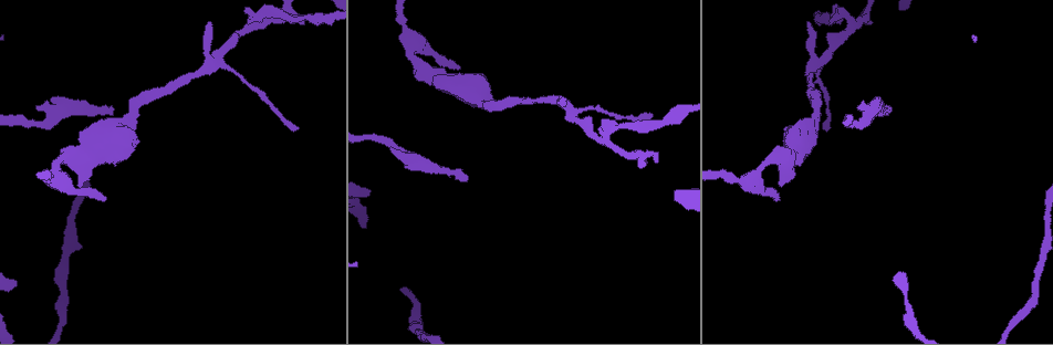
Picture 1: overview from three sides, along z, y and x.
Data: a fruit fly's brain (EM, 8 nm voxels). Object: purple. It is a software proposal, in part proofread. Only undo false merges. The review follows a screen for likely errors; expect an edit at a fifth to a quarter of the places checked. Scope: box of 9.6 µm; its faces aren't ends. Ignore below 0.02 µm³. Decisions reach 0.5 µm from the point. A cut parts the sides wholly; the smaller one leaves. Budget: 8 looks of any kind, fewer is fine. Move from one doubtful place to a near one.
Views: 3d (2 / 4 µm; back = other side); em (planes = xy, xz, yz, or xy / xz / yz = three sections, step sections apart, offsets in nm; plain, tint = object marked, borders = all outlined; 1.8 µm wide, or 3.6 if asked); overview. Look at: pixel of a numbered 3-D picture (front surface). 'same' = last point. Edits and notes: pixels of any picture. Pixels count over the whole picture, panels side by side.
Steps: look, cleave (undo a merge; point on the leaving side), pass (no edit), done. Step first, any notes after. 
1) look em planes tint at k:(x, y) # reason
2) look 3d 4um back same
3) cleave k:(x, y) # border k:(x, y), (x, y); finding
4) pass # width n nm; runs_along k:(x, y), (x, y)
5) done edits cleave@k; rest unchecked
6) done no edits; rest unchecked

look 3d 2um at 1:(434, 53) # thick turns thin

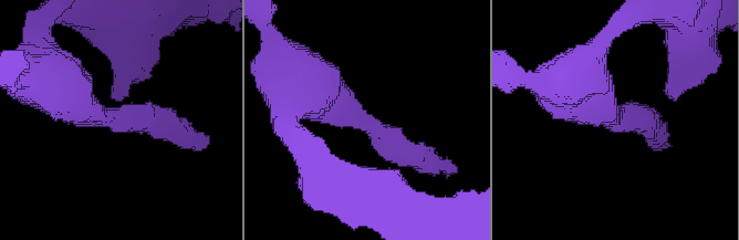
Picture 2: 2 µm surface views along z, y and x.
look em xy step 16 tint at 2:(373, 127) # need the tissue

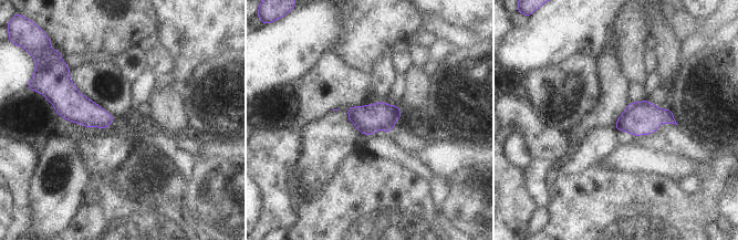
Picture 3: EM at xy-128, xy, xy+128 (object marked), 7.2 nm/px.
pass # width 70 nm; continuous, no second neuron

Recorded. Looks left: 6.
look em planes tint at 1:(569, 107) # looks like a crossing

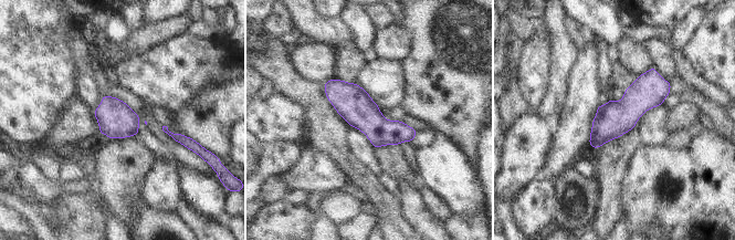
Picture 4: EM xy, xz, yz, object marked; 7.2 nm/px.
pass # runs_along 4:(327, 85), (380, 132), (413, 132); all the same neuron

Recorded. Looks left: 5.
look em planes tint at 1:(852, 23) # a fork

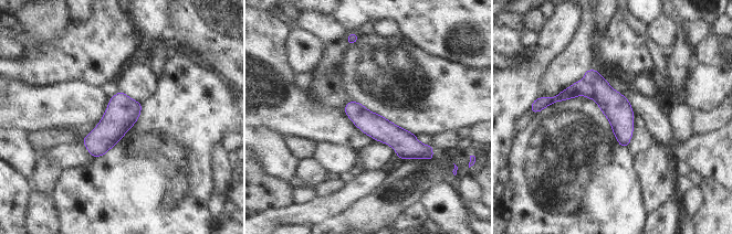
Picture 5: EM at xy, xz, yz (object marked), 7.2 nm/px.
cleave 5:(583, 87) # a second neuron is stuck on

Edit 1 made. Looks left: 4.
done edits cleave@5; rest unchecked

